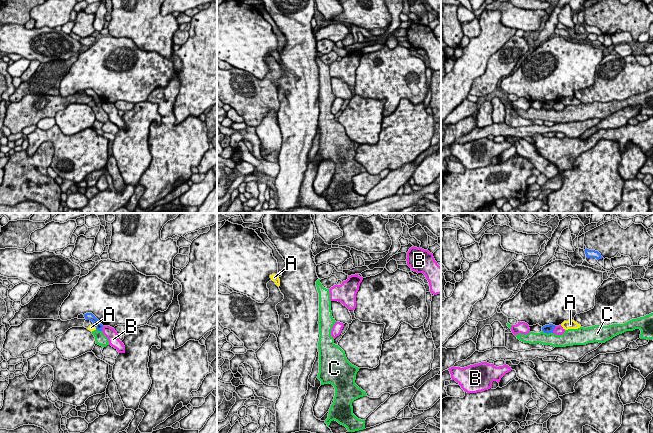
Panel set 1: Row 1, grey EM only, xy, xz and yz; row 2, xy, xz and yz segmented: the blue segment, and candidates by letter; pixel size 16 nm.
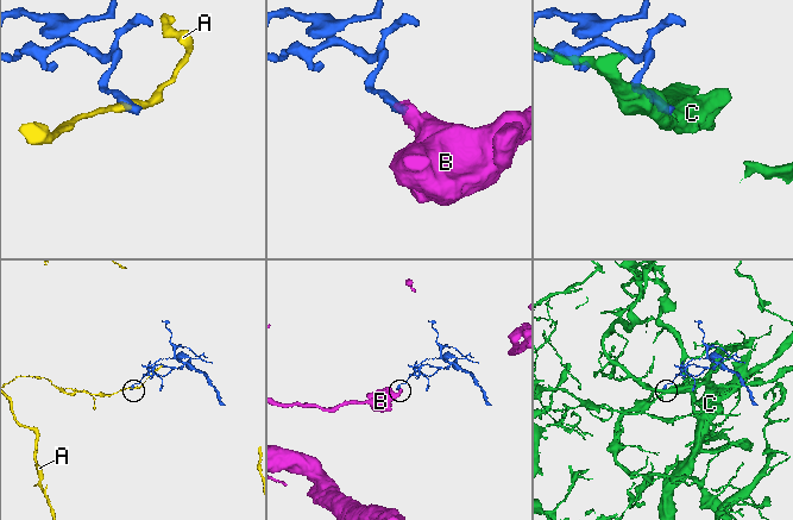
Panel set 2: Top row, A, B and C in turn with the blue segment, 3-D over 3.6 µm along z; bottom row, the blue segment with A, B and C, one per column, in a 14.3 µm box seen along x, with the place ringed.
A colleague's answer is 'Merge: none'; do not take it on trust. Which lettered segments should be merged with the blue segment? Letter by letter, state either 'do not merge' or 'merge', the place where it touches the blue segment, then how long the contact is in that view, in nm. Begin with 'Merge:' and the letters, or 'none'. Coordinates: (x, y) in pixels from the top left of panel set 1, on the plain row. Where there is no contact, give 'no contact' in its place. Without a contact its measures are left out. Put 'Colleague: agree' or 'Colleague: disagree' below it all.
Merge: none
A: do not merge; contact xy (95, 102); length 110 nm
B: do not merge; contact yz (553, 105); length 130 nm
C: do not merge; contact yz (547, 109); length 180 nm
Colleague: agree

